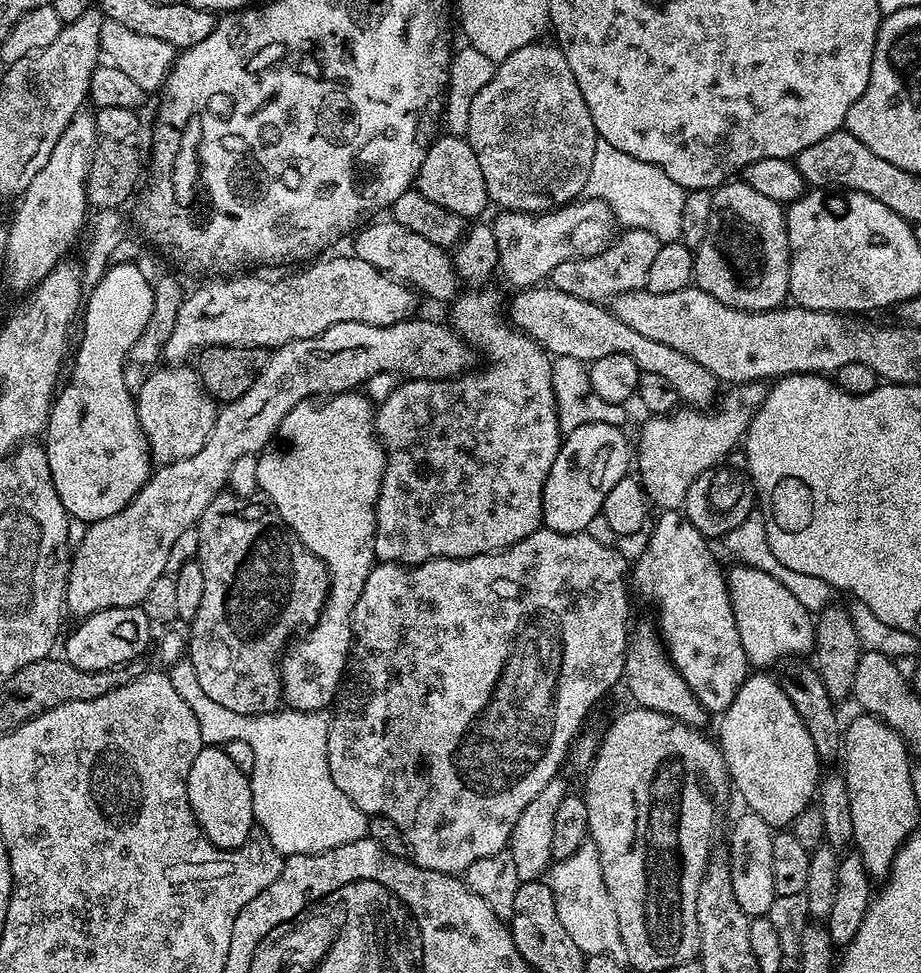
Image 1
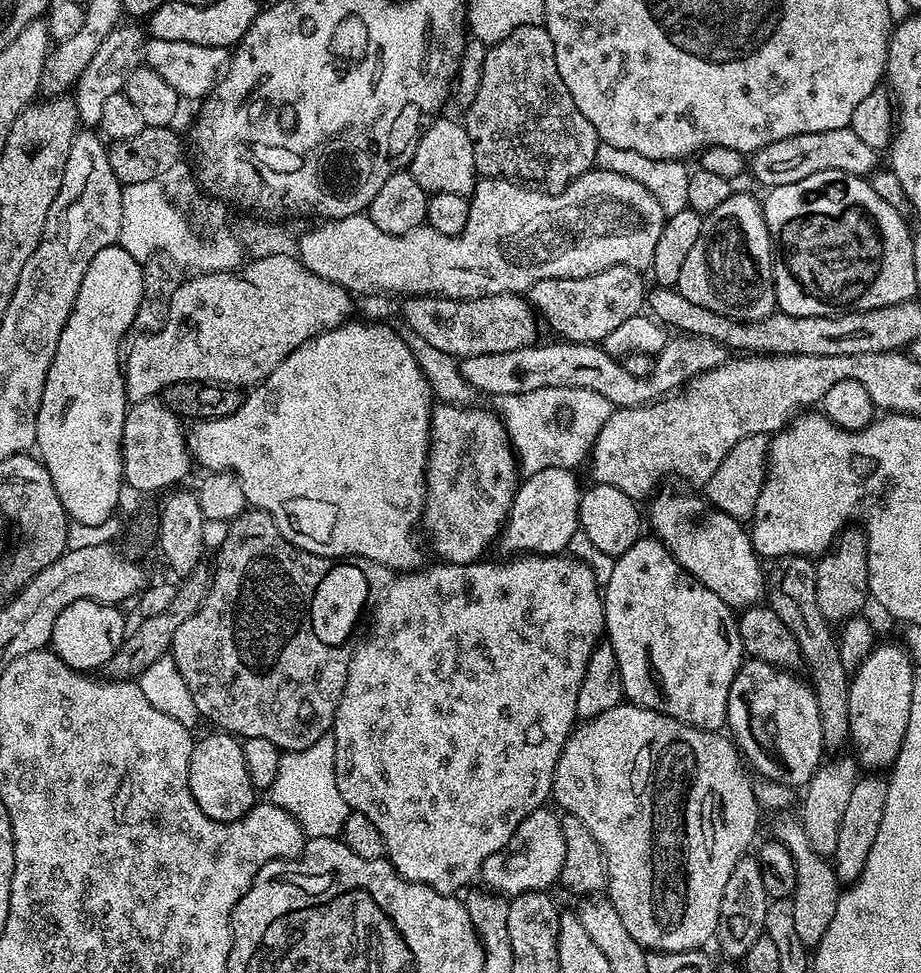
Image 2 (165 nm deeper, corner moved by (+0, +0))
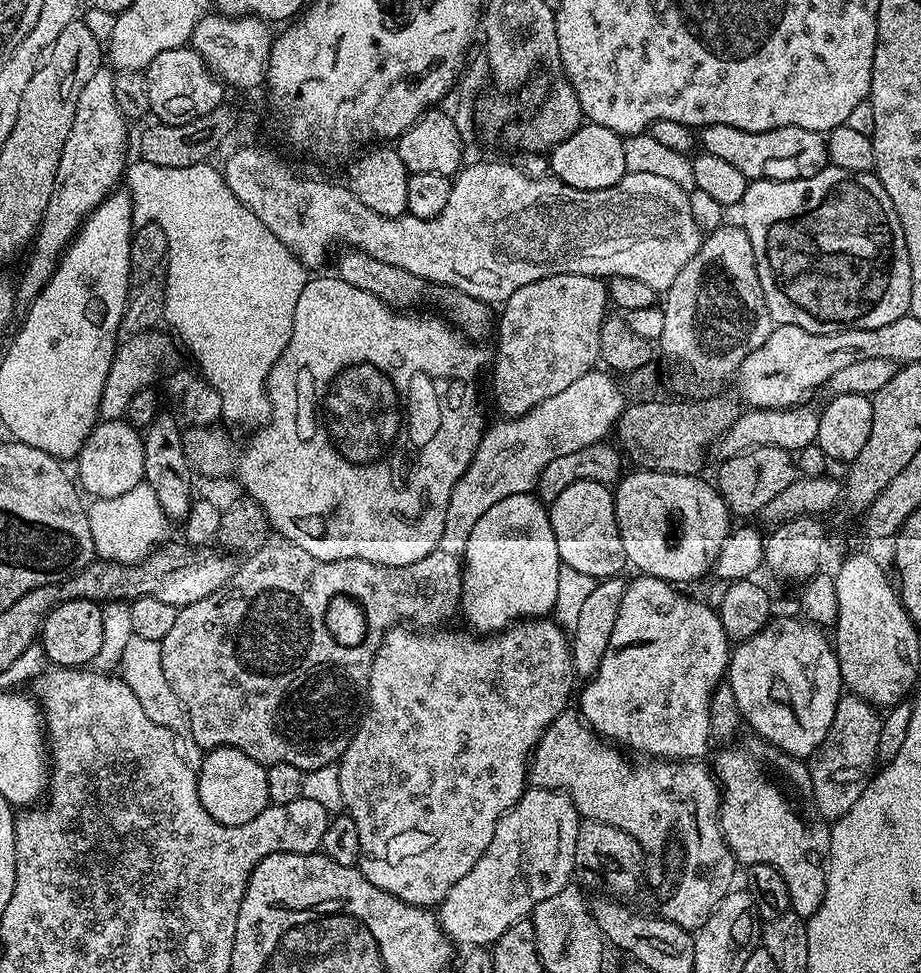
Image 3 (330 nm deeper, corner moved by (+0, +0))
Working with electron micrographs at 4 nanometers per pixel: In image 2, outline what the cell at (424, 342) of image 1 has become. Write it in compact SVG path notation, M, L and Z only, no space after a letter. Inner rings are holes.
M676 334L668 345L655 357L649 376L635 376L624 368L617 357L604 352L600 344L573 344L537 342L529 348L506 350L502 354L474 354L460 360L460 369L465 382L477 393L486 392L490 396L517 396L530 394L530 390L542 390L554 386L566 386L578 390L594 390L602 394L616 408L633 408L639 404L650 404L677 390L683 389L688 381L703 372L717 368L726 360L724 345L707 340L705 336Z

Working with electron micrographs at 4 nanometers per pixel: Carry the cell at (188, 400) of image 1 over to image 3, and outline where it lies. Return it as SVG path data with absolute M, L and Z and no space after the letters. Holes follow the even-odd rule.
M124 418L100 420L84 443L75 464L79 487L87 495L89 492L89 497L109 500L118 498L122 494L130 494L134 486L145 483L144 437L141 429L128 423Z

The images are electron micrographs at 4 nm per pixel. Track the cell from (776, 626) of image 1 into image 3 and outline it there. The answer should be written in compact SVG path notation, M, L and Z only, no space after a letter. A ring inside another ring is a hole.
M632 470L615 485L616 521L622 534L625 561L645 576L656 576L669 584L685 586L691 580L700 580L716 567L716 559L728 536L733 531L734 520L726 502L711 483L696 474L683 476L677 472Z

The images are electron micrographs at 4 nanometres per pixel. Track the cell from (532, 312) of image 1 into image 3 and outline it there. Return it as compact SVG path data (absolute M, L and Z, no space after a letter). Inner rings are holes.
M344 250L334 268L335 275L350 286L358 286L358 290L366 290L366 294L374 294L383 304L397 310L412 310L415 304L429 300L435 311L443 319L451 322L463 335L473 342L480 342L483 336L491 337L494 332L494 312L482 300L476 300L457 288L447 288L445 284L434 284L418 278L418 274L410 274L410 270L402 270L402 266L390 266L390 262L378 262L378 258L370 258L370 254L355 250Z

